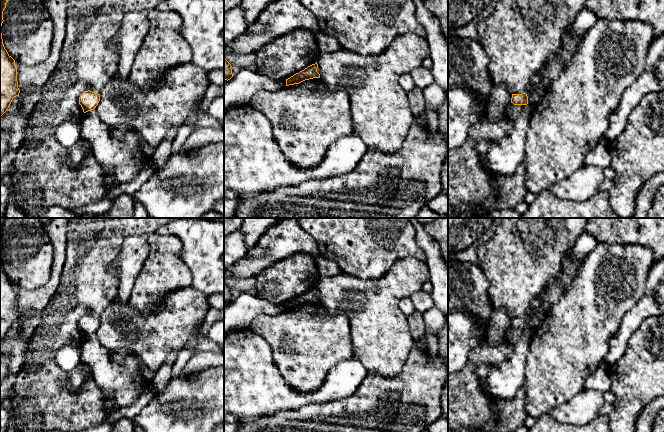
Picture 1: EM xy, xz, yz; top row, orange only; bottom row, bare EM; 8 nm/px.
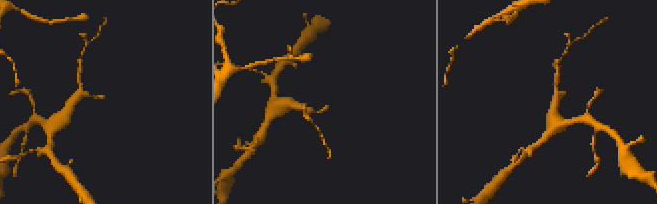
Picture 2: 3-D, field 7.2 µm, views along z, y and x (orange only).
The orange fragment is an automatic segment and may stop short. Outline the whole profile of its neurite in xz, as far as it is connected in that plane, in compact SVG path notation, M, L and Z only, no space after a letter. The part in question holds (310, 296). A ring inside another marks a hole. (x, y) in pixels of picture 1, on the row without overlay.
M312 288L300 295L299 297L294 298L290 302L286 303L286 310L299 308L305 304L320 302L320 298L317 296L318 288Z

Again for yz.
M526 317L512 318L511 327L513 327L514 329L527 329L528 320Z

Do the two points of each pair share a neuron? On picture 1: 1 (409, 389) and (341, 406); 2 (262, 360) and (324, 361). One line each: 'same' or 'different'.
1: same
2: different

